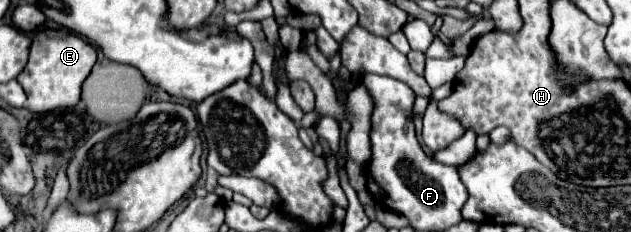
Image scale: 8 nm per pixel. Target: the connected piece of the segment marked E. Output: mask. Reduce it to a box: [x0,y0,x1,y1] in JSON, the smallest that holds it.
[16,28,98,112]

